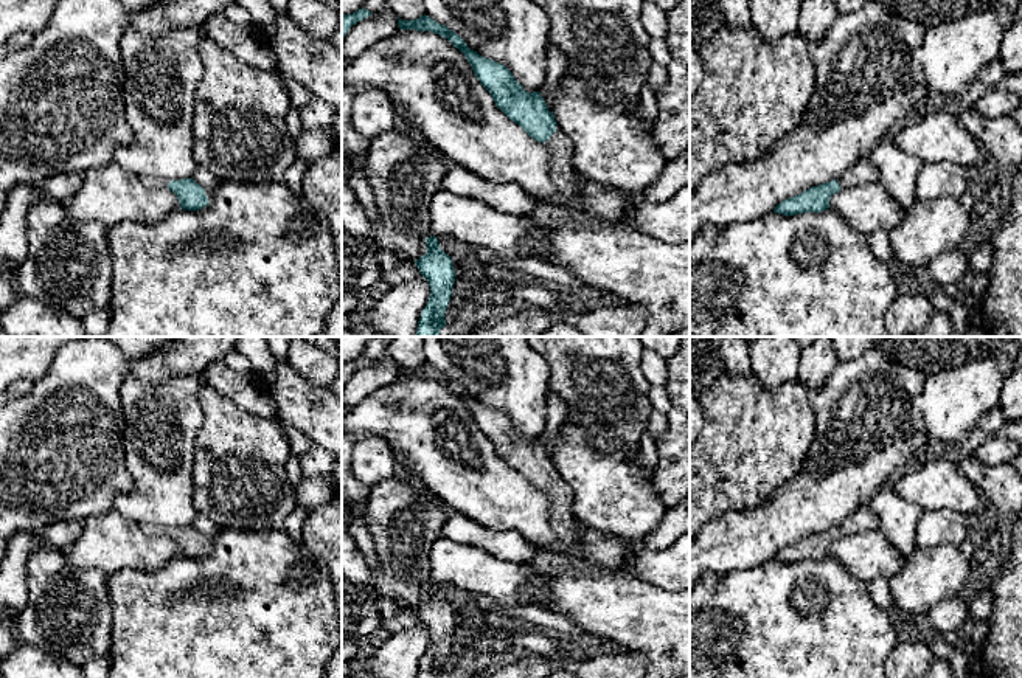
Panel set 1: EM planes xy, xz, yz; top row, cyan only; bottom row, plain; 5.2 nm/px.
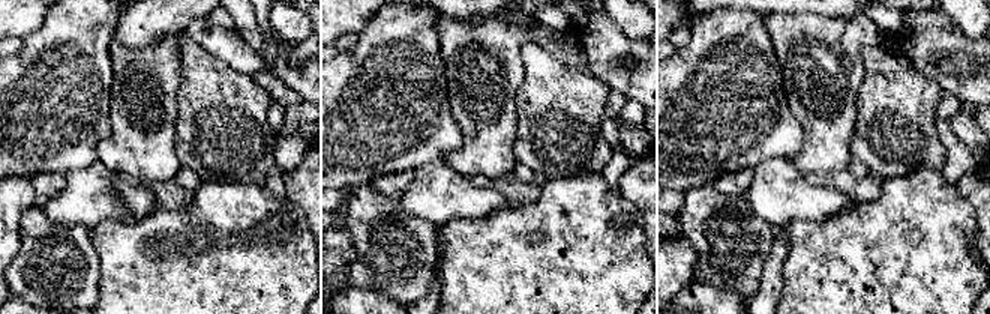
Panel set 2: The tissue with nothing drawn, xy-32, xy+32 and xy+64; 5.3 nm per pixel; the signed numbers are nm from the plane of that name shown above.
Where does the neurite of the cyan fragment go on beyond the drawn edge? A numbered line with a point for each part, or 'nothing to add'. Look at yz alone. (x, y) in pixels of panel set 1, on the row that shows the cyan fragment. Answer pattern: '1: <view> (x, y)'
1: yz (861, 172)

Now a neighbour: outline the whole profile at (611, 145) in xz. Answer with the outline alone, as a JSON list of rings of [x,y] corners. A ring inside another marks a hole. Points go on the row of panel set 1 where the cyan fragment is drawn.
[[[564,73],[553,115],[573,144],[578,175],[632,194],[643,194],[662,175],[668,160],[659,150],[652,127],[645,127],[638,101],[626,109],[612,87],[592,87]]]

